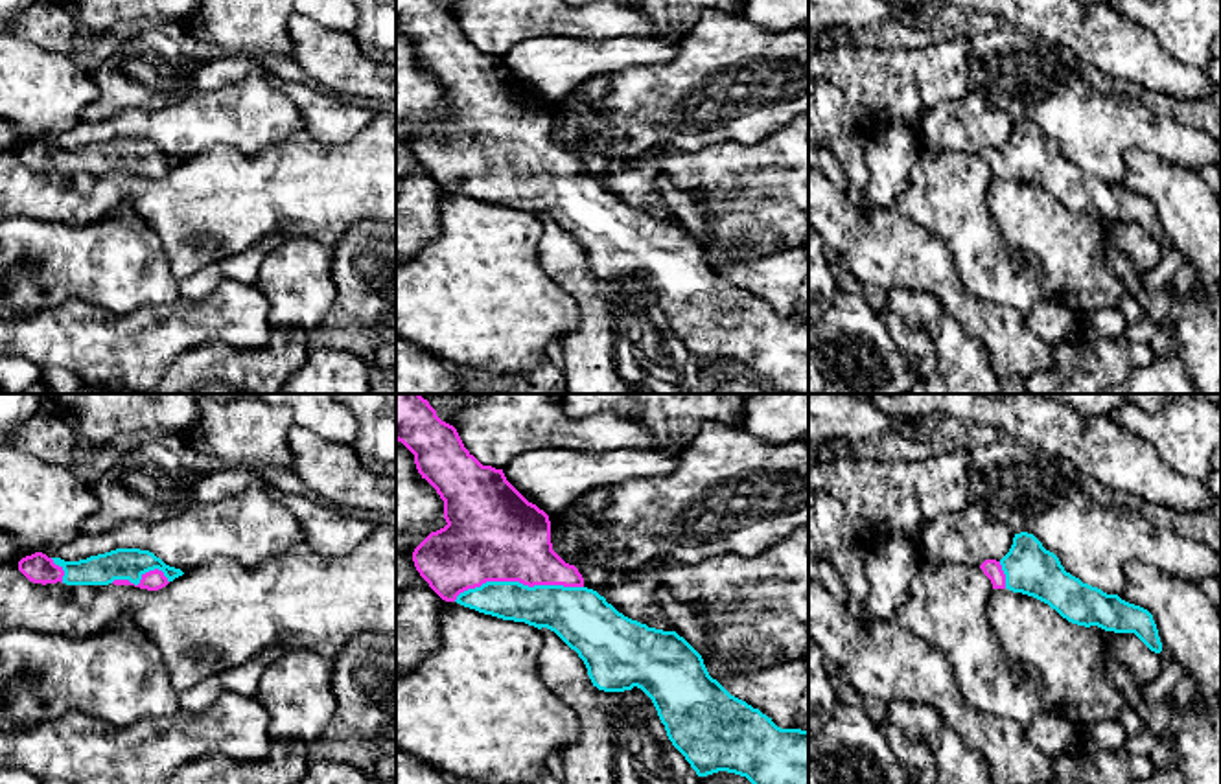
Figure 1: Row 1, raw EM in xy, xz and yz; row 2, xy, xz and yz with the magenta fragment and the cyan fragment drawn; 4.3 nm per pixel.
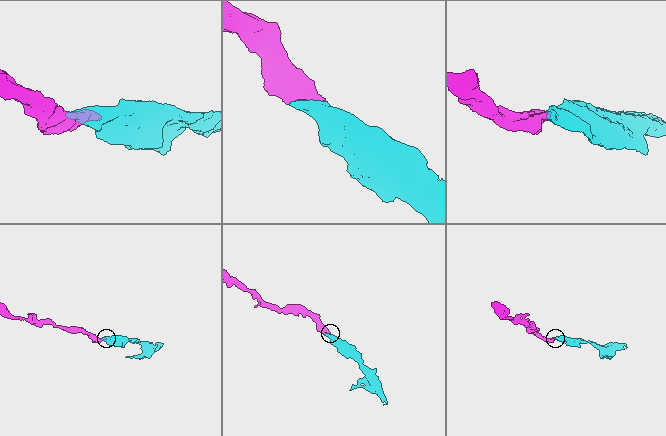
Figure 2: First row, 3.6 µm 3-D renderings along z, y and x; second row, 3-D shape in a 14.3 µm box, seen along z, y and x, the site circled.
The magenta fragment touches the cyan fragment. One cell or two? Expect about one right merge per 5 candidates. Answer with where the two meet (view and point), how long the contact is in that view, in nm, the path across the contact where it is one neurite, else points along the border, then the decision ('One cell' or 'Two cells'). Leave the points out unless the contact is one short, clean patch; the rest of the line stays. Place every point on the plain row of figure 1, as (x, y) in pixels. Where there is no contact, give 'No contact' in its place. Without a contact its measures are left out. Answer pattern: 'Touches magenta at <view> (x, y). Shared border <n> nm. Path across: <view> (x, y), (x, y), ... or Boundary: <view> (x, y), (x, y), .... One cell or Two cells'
Touches magenta at xz (518, 168). Shared border 550 nm. One cell

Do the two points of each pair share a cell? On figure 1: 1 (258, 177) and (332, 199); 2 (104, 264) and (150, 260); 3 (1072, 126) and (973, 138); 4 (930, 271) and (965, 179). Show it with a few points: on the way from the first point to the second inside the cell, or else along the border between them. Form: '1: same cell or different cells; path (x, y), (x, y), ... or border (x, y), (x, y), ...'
1: same cell; path (277, 188), (313, 190)
2: same cell; path (115, 264), (139, 264)
3: different cells; border (980, 92), (1015, 120)
4: different cells; border (905, 216), (929, 229), (943, 243), (962, 278)

